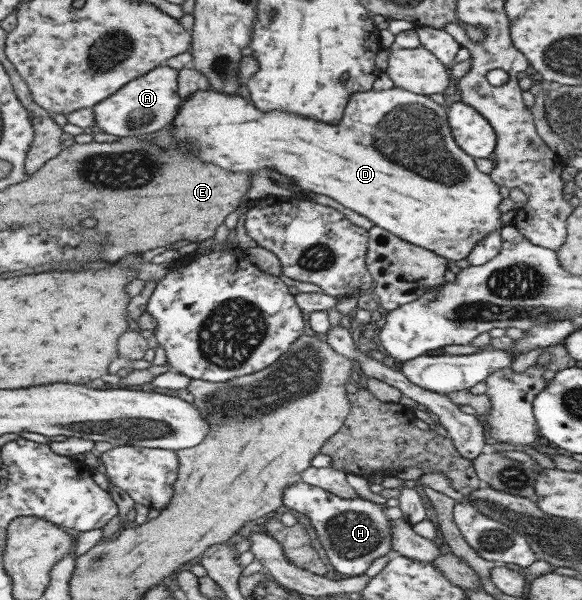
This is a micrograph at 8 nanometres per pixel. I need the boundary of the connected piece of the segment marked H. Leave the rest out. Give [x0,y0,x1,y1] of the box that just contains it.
[281,481,391,577]

